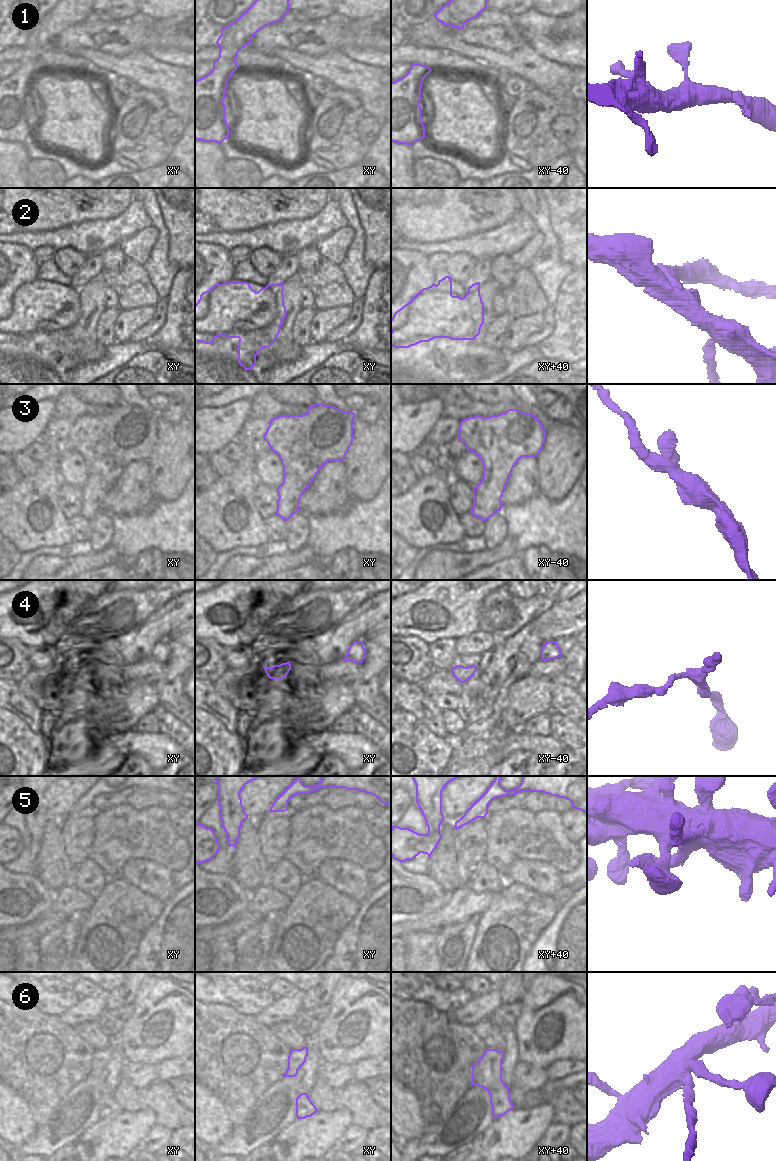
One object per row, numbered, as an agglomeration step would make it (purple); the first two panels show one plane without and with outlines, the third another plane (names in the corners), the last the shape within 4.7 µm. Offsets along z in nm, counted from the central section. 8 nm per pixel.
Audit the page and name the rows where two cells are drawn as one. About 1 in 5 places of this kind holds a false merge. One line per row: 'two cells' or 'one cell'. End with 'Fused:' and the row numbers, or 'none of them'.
1: one cell
2: one cell
3: one cell
4: one cell
5: one cell
6: one cell
Fused: none of them

